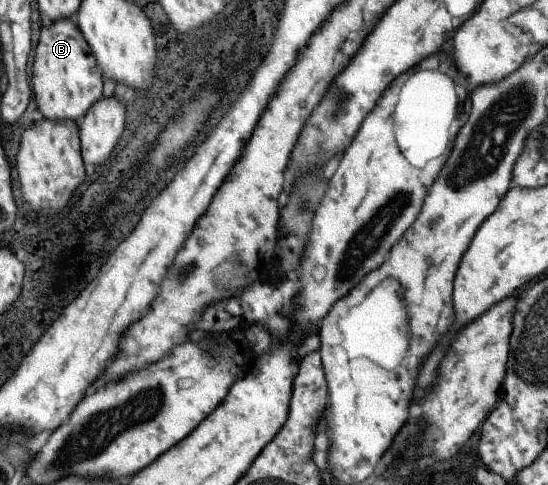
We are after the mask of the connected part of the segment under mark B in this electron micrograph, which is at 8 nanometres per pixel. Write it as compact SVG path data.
M62 17L39 31L35 55L32 59L32 86L34 101L43 118L50 121L70 119L78 122L84 113L101 97L102 75L90 47L78 27Z

